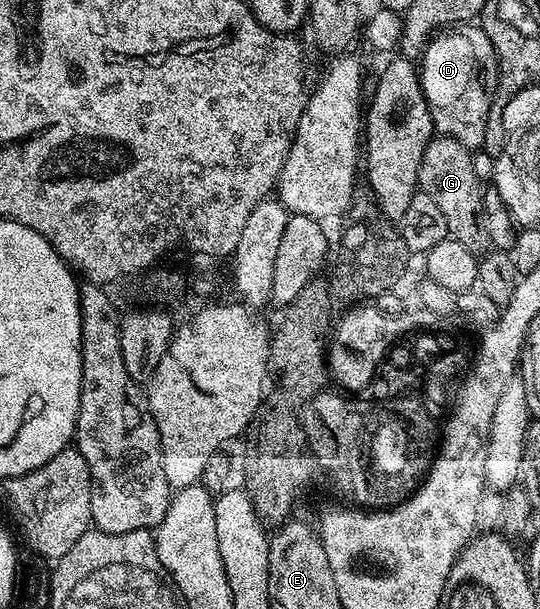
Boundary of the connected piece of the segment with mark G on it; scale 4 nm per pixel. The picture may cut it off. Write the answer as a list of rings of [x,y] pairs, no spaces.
[[[435,135],[424,150],[424,158],[418,171],[418,183],[421,191],[435,200],[436,207],[443,211],[449,237],[475,254],[485,253],[491,247],[482,205],[484,184],[478,179],[474,169],[471,149],[460,146],[460,142],[456,142],[456,138],[451,136]]]

